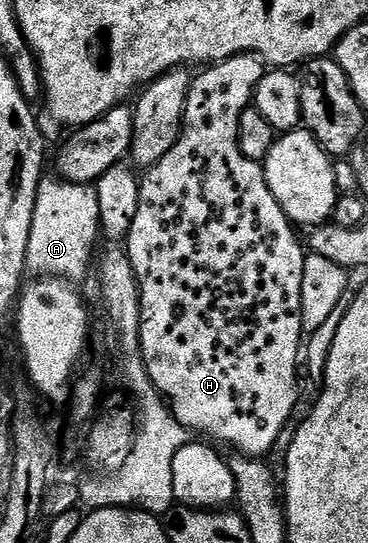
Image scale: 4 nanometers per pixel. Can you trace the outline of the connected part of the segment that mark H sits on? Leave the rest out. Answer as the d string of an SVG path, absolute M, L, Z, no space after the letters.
M252 53L232 55L221 63L206 66L202 70L205 72L190 82L185 116L181 122L181 136L175 141L167 157L163 157L163 161L148 168L140 176L139 209L135 209L135 221L131 221L127 236L127 254L141 295L141 357L155 389L168 404L174 417L190 432L198 431L201 434L198 436L208 437L210 440L218 439L213 441L218 444L226 443L227 446L234 447L234 452L250 457L268 456L268 451L274 450L277 444L279 433L286 430L288 419L298 401L297 358L300 360L303 355L300 293L303 288L303 265L307 251L302 240L301 243L297 240L298 232L294 224L290 223L283 213L279 201L275 201L275 193L271 193L265 180L264 166L243 157L243 149L239 145L241 115L252 104L255 89L266 70L266 64Z

